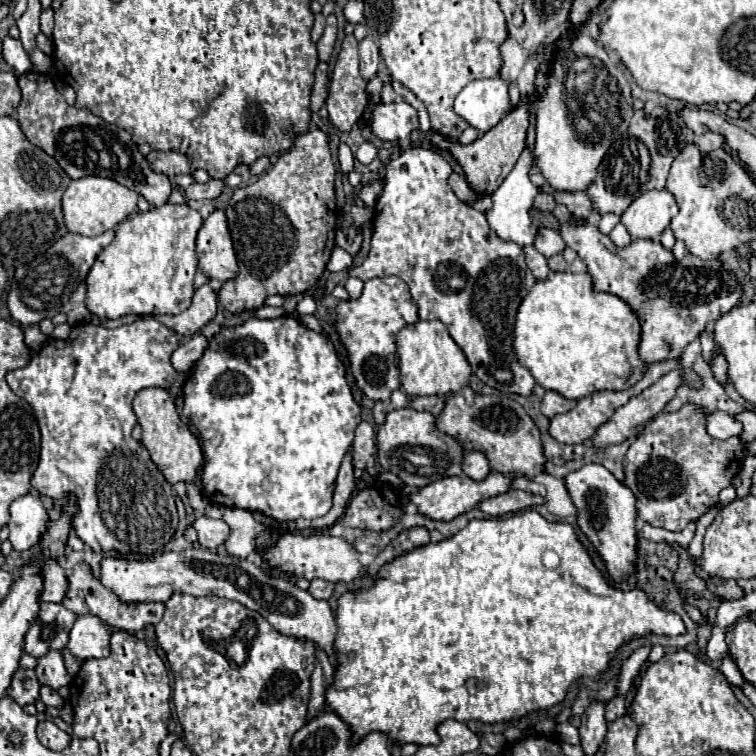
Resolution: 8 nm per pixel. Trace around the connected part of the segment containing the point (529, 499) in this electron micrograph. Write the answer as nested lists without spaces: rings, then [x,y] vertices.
[[[510,488],[508,492],[504,492],[500,496],[494,496],[494,498],[480,502],[478,508],[488,516],[504,516],[504,514],[520,512],[524,508],[532,508],[534,505],[542,505],[543,503],[544,499],[541,496]]]

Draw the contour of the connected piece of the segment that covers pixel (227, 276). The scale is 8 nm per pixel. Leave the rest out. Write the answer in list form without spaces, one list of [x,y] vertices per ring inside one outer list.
[[[216,210],[204,220],[196,240],[196,256],[198,256],[198,270],[206,278],[226,282],[238,274],[238,262],[226,226],[224,210]]]

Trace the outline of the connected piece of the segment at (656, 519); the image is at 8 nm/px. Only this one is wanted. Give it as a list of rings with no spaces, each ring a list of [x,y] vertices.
[[[694,404],[682,406],[678,412],[660,414],[658,418],[650,420],[646,428],[638,434],[634,444],[628,448],[628,454],[624,458],[624,484],[634,492],[636,496],[636,510],[638,516],[652,524],[660,526],[672,532],[678,532],[686,528],[688,522],[698,520],[702,514],[706,514],[712,506],[718,504],[718,494],[722,488],[730,486],[732,478],[738,474],[742,462],[744,462],[744,442],[740,438],[730,440],[718,440],[712,438],[706,432],[706,412]]]

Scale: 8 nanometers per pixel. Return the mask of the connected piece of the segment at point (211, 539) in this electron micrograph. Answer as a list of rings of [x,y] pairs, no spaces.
[[[198,516],[194,522],[194,528],[198,532],[200,546],[208,550],[216,550],[230,536],[230,528],[224,520],[212,520],[206,516]]]

